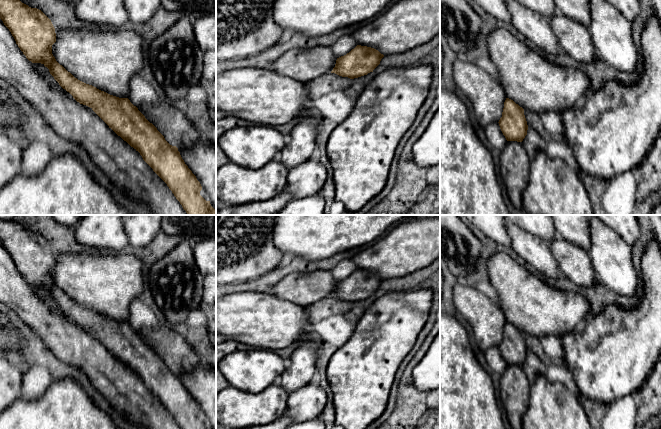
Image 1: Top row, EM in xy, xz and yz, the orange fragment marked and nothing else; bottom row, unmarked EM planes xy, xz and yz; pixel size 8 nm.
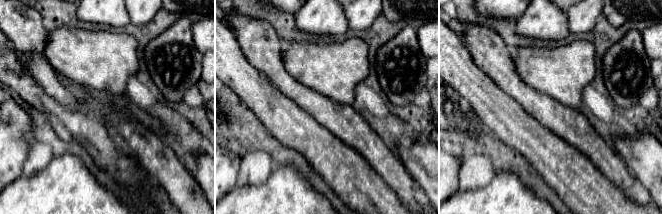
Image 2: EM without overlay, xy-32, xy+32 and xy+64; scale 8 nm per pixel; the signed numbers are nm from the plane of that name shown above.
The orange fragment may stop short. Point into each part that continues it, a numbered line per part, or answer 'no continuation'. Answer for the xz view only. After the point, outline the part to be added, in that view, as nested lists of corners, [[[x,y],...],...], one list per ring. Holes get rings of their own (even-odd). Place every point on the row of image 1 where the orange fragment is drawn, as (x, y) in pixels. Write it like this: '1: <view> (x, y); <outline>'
1: xz (306, 65); [[[314,47],[306,50],[292,49],[273,62],[271,70],[279,75],[308,83],[330,73],[335,67],[337,57],[331,47]]]

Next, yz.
1: yz (514, 162); [[[507,141],[500,156],[500,172],[509,200],[516,208],[522,207],[522,197],[530,178],[530,163],[521,142]]]

